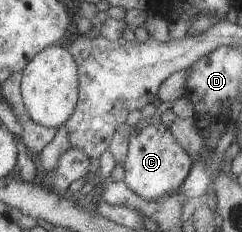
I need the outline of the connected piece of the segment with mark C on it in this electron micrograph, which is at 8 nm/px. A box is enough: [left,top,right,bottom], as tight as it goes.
[120,122,192,200]

